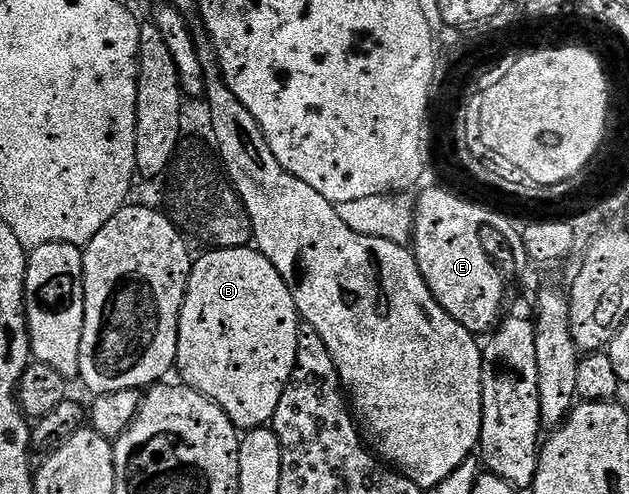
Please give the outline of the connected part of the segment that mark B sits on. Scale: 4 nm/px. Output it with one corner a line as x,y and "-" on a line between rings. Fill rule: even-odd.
243,247
240,249
215,249
211,248
202,258
193,262
190,270
190,282
186,288
186,298
180,311
180,323
178,324
178,360
176,362
176,373
179,373
181,384
195,389
201,397
206,397
212,403
216,403
228,415
234,428
239,431
249,431
269,426
274,420
274,412
280,403
280,399
286,390
286,384
290,382
291,375
296,367
296,347
298,346
298,326
300,318
298,308
292,299
292,291
284,283
284,279
272,267
269,259
258,252
254,247

